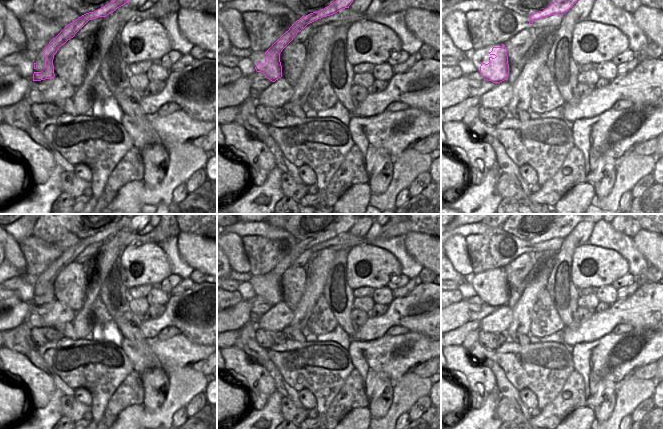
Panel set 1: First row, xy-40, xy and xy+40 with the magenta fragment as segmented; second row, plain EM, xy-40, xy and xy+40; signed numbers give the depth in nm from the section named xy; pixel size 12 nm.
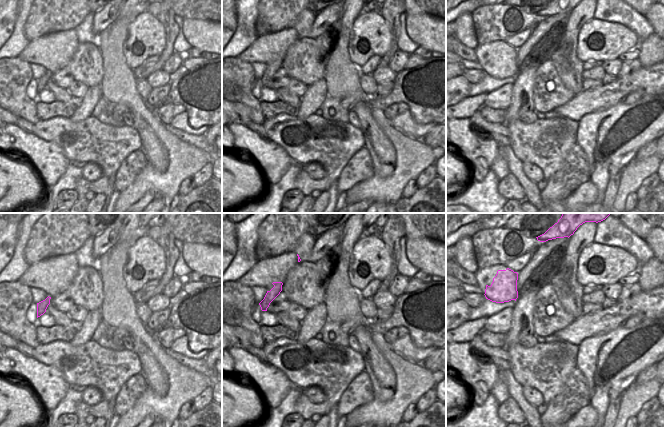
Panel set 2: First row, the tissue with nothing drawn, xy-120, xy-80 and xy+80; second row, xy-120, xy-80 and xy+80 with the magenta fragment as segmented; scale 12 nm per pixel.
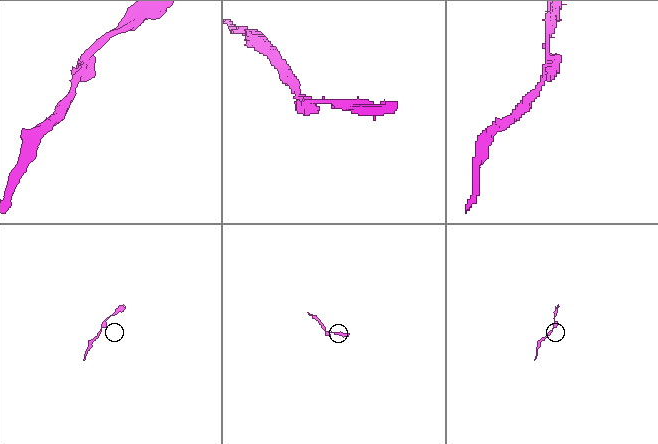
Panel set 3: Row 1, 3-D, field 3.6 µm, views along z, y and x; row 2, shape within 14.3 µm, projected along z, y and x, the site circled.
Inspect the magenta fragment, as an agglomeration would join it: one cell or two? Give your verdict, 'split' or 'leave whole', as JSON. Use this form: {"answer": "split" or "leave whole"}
{"answer": "split"}

